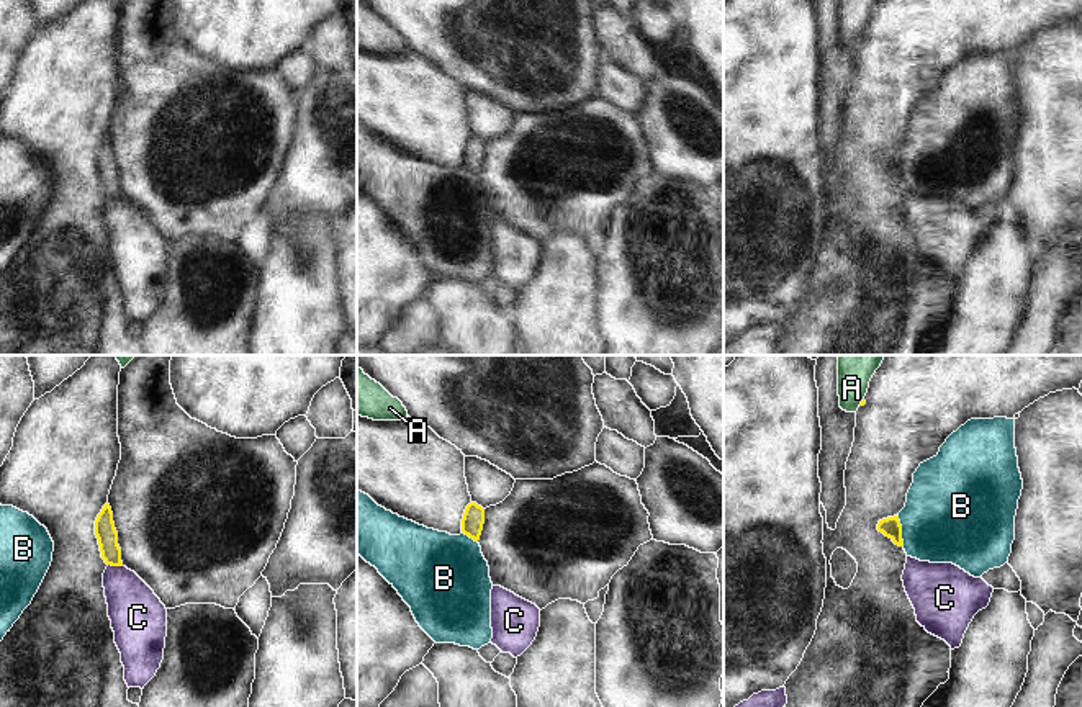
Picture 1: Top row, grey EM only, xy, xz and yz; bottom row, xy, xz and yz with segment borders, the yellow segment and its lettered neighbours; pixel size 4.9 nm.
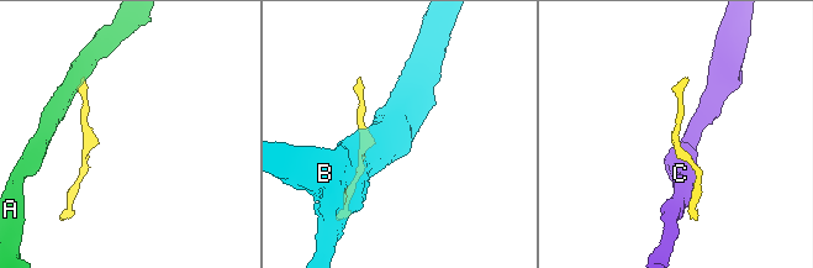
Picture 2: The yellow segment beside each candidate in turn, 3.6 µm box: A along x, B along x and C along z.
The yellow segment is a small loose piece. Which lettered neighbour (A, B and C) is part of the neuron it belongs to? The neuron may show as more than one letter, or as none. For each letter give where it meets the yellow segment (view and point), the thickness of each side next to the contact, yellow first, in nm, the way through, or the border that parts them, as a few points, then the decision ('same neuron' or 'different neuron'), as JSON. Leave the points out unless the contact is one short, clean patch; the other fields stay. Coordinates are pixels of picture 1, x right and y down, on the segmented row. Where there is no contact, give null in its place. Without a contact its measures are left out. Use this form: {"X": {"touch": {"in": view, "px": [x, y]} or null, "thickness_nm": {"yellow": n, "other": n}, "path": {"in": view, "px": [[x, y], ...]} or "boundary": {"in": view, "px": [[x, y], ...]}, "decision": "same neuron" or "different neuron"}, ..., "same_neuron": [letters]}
{"A": {"touch": {"in": "yz", "px": [861, 401]}, "thickness_nm": {"yellow": 20, "other": 220}, "boundary": {"in": "yz", "px": [[863, 398], [858, 405]]}, "decision": "different neuron"}, "B": {"touch": {"in": "yz", "px": [901, 531]}, "thickness_nm": {"yellow": 100, "other": 440}, "path": {"in": "yz", "px": [[891, 527], [901, 531], [950, 517]]}, "decision": "same neuron"}, "C": {"touch": {"in": "xy", "px": [115, 565]}, "thickness_nm": {"yellow": 100, "other": 260}, "decision": "different neuron"}, "same_neuron": ["B"]}

